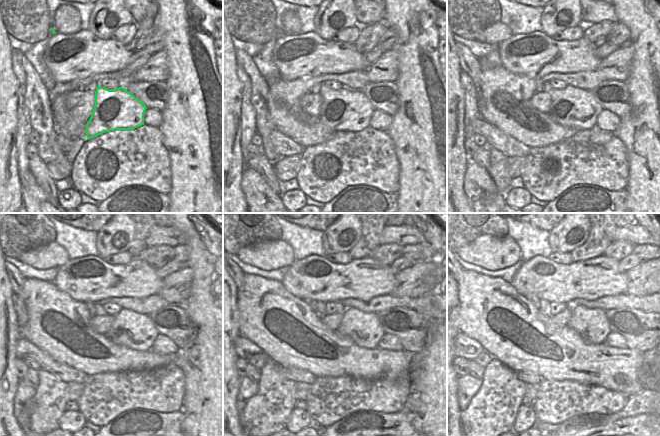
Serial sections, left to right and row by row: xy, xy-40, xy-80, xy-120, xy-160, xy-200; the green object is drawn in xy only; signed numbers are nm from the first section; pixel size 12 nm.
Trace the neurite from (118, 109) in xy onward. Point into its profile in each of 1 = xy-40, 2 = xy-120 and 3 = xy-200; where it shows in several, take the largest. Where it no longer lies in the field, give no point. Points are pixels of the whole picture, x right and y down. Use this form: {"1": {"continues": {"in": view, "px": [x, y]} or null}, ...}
{"1": {"continues": {"in": "xy-40", "px": [345, 109]}}, "2": {"continues": {"in": "xy-120", "px": [136, 331]}}, "3": {"continues": {"in": "xy-200", "px": [591, 324]}}}

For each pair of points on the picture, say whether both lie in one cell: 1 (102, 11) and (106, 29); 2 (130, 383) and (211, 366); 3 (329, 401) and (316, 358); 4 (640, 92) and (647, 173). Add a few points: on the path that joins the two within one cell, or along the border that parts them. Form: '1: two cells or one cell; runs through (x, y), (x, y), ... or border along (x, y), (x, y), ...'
1: one cell; runs through (104, 15), (104, 25)
2: two cells; border along (174, 363), (183, 373), (185, 383), (184, 395)
3: two cells; border along (345, 375), (317, 378)
4: one cell; runs through (647, 112), (647, 153)

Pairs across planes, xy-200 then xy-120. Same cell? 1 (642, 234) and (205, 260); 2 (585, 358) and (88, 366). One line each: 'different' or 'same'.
1: different
2: same

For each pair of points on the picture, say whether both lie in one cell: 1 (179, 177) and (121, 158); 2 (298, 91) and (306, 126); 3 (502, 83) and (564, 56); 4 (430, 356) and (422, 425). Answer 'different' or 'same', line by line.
1: different
2: same
3: different
4: same

